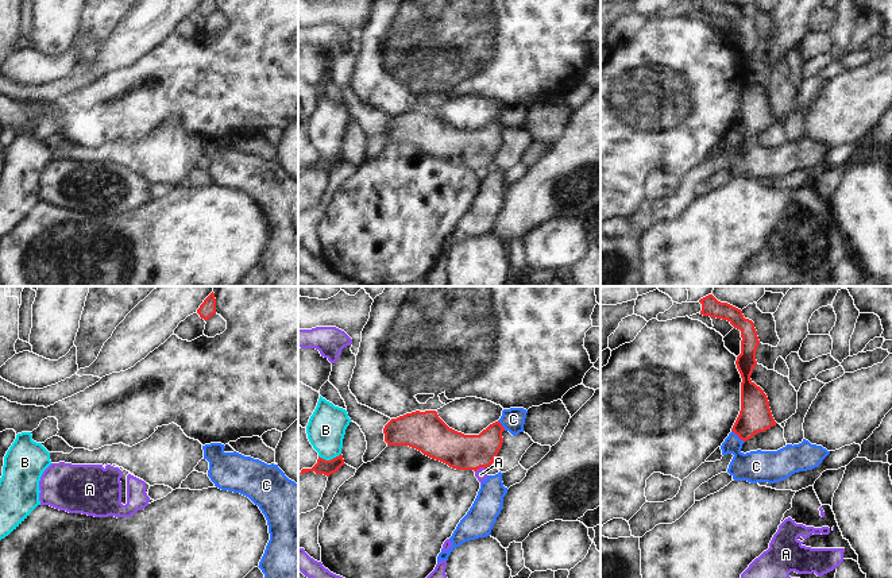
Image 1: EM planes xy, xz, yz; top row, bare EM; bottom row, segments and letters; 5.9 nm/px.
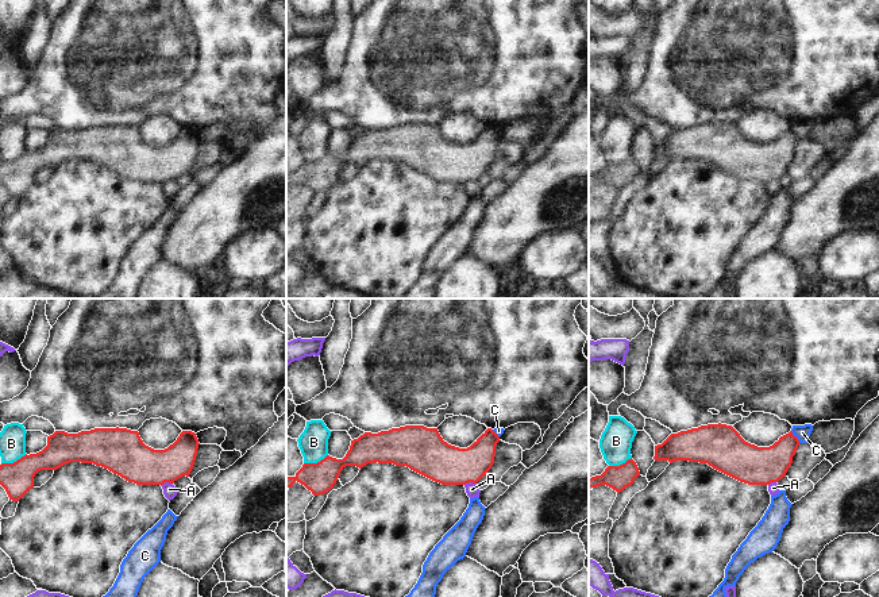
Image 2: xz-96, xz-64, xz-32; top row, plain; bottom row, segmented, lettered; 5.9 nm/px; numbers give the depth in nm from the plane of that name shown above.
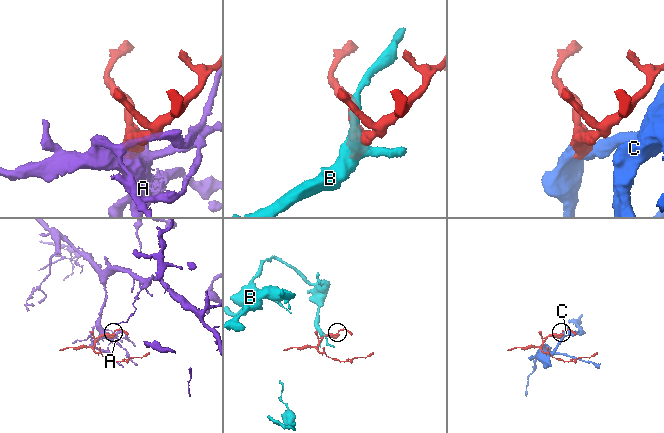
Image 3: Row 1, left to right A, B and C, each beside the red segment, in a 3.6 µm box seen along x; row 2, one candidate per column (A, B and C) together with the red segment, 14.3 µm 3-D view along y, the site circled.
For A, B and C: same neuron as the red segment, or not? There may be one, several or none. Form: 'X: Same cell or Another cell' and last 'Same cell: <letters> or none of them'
A: Another cell
B: Another cell
C: Another cell
Same cell: none of them

